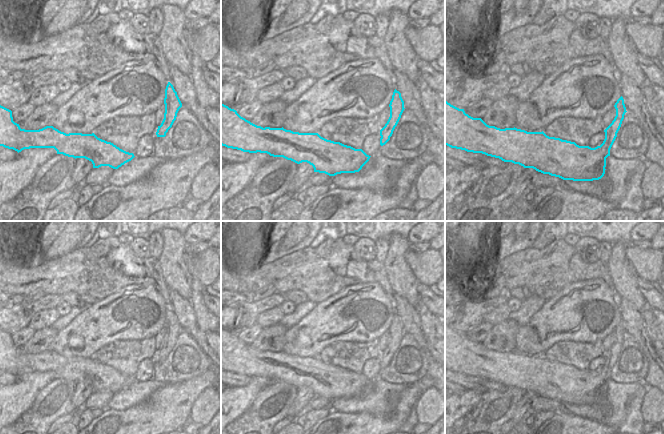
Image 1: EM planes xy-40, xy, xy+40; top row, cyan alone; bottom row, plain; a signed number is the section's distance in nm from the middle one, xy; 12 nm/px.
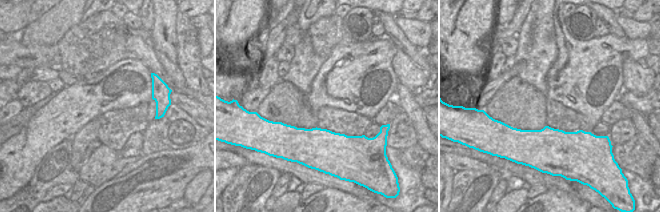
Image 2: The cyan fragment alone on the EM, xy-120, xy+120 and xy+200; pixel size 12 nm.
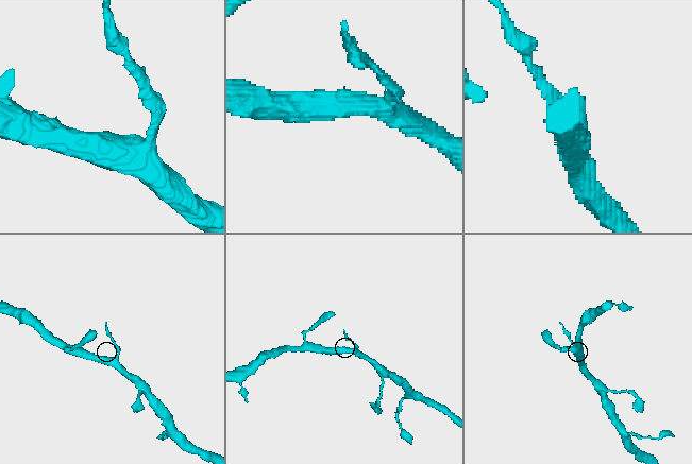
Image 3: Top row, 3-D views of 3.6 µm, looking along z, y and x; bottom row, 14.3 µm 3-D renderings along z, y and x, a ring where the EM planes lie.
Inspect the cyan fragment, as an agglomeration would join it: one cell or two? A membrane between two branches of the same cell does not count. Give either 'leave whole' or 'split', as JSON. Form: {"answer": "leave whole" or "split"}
{"answer": "split"}

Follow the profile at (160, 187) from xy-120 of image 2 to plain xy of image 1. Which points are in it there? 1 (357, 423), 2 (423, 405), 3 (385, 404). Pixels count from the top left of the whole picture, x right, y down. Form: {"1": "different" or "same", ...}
{"1": "same", "2": "different", "3": "different"}

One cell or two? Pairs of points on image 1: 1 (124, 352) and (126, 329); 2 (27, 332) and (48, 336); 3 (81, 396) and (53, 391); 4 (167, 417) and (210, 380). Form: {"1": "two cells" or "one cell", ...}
{"1": "two cells", "2": "two cells", "3": "two cells", "4": "one cell"}

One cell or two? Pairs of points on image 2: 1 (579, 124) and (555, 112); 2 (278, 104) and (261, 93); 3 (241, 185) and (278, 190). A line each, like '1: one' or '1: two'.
1: one
2: two
3: two

